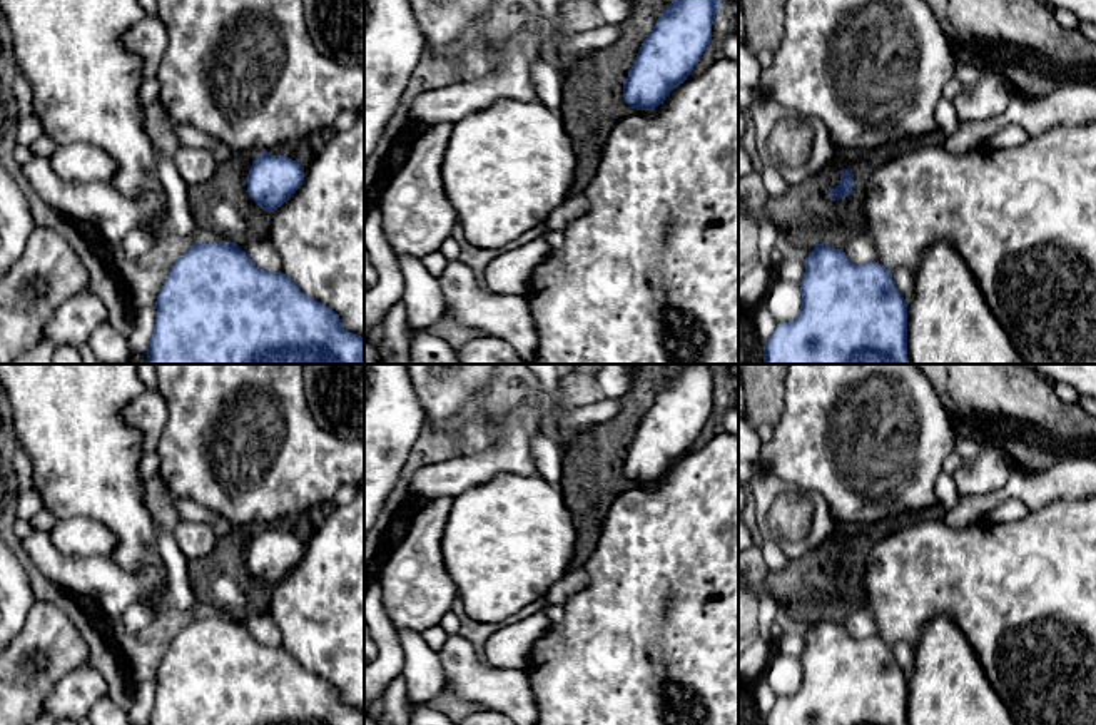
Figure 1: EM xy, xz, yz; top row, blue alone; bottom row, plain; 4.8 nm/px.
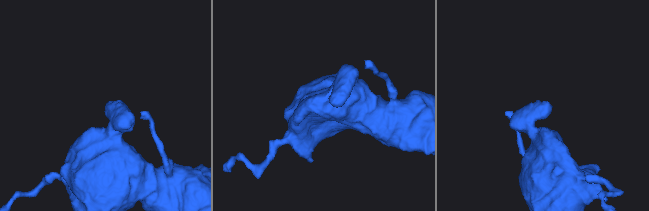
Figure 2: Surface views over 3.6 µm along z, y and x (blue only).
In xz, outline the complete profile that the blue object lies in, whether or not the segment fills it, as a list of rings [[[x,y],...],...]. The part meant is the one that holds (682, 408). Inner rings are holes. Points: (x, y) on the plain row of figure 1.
[[[683,364],[643,414],[623,454],[623,473],[637,484],[655,484],[683,458],[712,416],[720,383],[717,364]]]

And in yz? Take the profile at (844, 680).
[[[815,618],[804,633],[799,690],[777,698],[764,725],[907,725],[907,678],[879,636],[852,638],[842,623]]]

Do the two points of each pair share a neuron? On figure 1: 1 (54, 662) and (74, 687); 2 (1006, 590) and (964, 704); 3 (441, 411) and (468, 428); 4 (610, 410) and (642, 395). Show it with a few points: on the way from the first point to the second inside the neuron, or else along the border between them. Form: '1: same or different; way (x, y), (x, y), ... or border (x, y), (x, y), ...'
1: different; border (87, 664), (71, 670), (55, 685), (42, 707)
2: different; border (959, 630), (999, 697)
3: different; border (478, 403), (448, 430)
4: different; border (625, 396), (620, 410), (597, 430)

